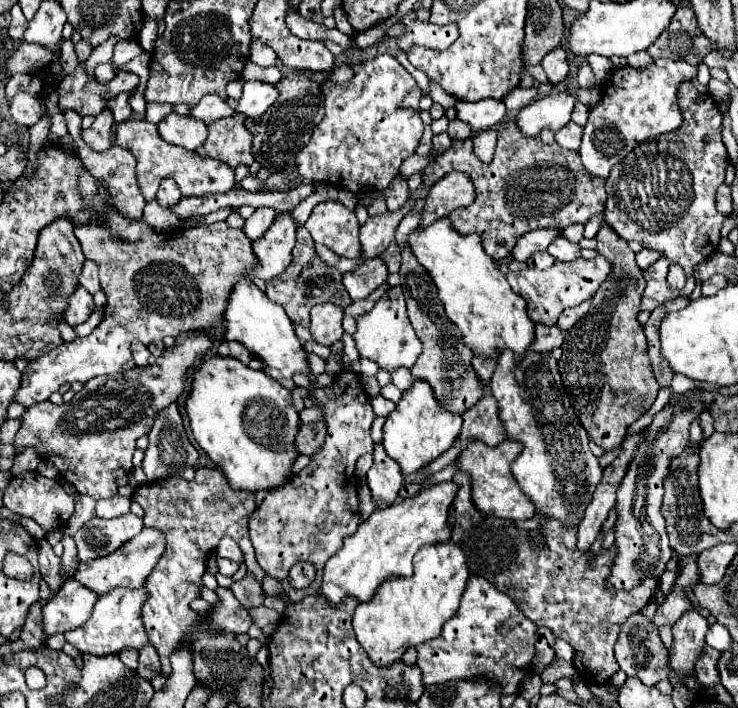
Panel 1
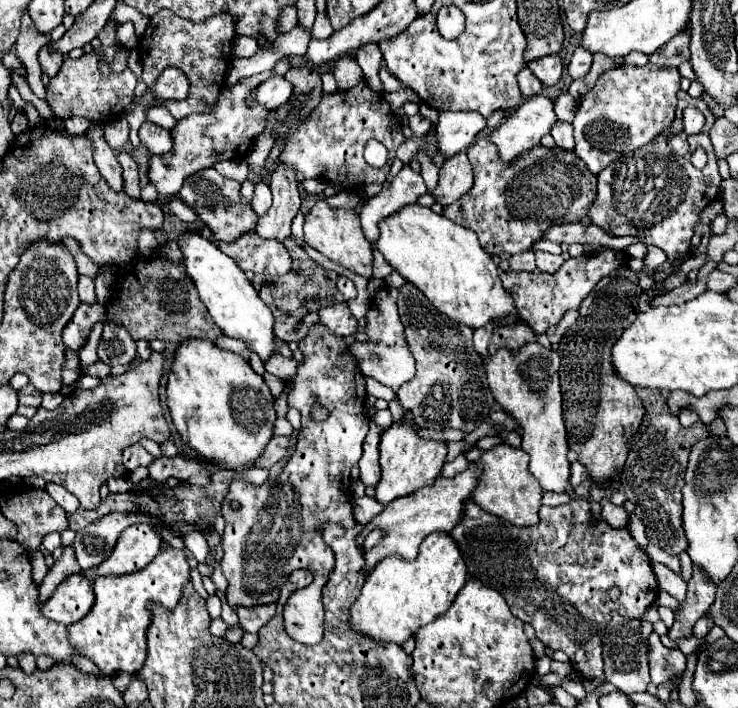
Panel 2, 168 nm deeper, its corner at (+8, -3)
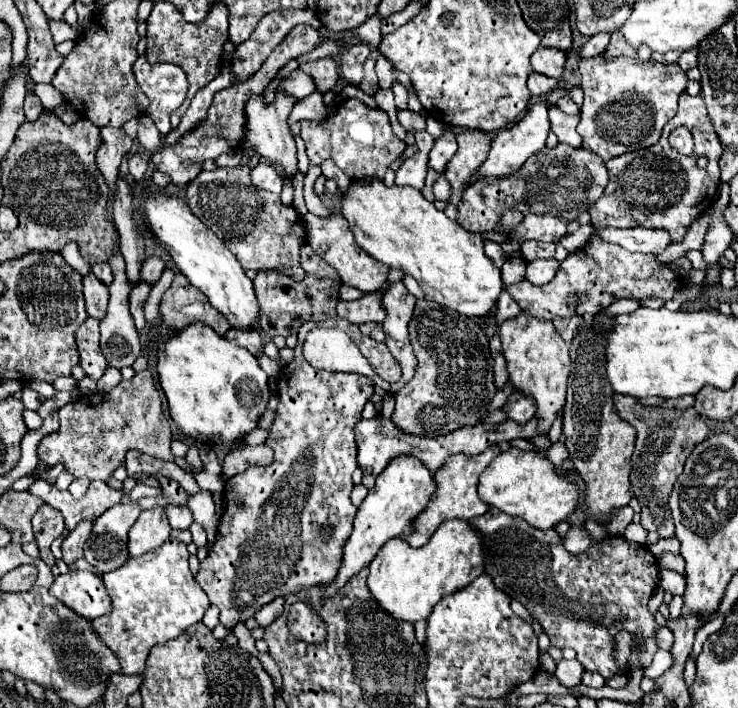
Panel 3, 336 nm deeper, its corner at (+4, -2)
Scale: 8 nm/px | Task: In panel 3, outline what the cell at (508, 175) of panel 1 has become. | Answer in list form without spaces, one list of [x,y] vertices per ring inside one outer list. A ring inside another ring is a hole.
[[[558,143],[554,149],[542,149],[540,153],[532,155],[522,171],[518,171],[516,175],[508,175],[508,177],[484,177],[482,179],[482,189],[466,189],[462,193],[462,201],[458,203],[458,223],[472,233],[482,235],[484,231],[498,231],[498,223],[502,221],[502,215],[508,209],[516,209],[524,215],[524,221],[514,227],[510,233],[504,233],[508,241],[518,241],[524,243],[528,239],[534,241],[552,241],[558,243],[564,235],[566,235],[566,225],[574,219],[578,219],[578,215],[582,211],[588,211],[588,207],[604,193],[604,187],[608,183],[608,171],[604,167],[604,161],[594,155],[588,149],[574,149],[570,145]]]

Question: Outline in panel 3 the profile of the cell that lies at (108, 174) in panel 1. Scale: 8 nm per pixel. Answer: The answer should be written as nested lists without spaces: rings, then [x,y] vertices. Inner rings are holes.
[[[134,153],[130,159],[128,159],[128,165],[130,165],[130,175],[140,181],[148,169],[148,153]]]

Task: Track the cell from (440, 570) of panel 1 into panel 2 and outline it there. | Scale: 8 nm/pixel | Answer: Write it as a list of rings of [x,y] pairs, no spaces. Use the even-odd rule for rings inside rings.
[[[434,532],[424,538],[416,560],[388,556],[368,572],[366,584],[350,610],[352,628],[372,640],[402,644],[420,626],[432,622],[450,608],[458,590],[466,584],[466,578],[468,570],[452,536]]]

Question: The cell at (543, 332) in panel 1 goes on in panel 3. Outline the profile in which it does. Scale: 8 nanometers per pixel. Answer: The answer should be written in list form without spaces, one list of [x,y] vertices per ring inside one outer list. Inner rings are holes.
[[[496,335],[490,339],[490,353],[494,360],[493,371],[494,381],[496,381],[496,387],[502,389],[508,381],[508,371],[506,366],[505,358],[500,351],[500,341],[496,341]]]

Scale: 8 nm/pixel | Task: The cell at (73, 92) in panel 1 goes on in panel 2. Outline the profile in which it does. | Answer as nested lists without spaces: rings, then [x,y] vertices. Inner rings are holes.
[[[108,20],[104,30],[100,30],[98,38],[102,42],[102,54],[92,50],[90,54],[84,54],[78,60],[64,60],[60,72],[54,78],[50,78],[50,82],[46,84],[46,102],[50,104],[54,114],[60,114],[60,118],[82,116],[90,122],[102,122],[102,120],[114,120],[128,110],[128,106],[134,100],[134,88],[136,88],[134,72],[130,68],[126,68],[124,72],[110,70],[108,76],[100,72],[100,60],[110,64],[118,52],[118,50],[108,50],[108,48],[122,46],[116,38],[116,28],[118,28],[118,22]]]

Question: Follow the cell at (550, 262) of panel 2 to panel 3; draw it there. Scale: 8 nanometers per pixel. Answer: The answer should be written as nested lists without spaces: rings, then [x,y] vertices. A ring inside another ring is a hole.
[[[536,259],[536,261],[528,263],[526,279],[534,285],[544,285],[544,283],[552,281],[552,277],[556,275],[558,269],[560,269],[560,263],[556,259]]]

